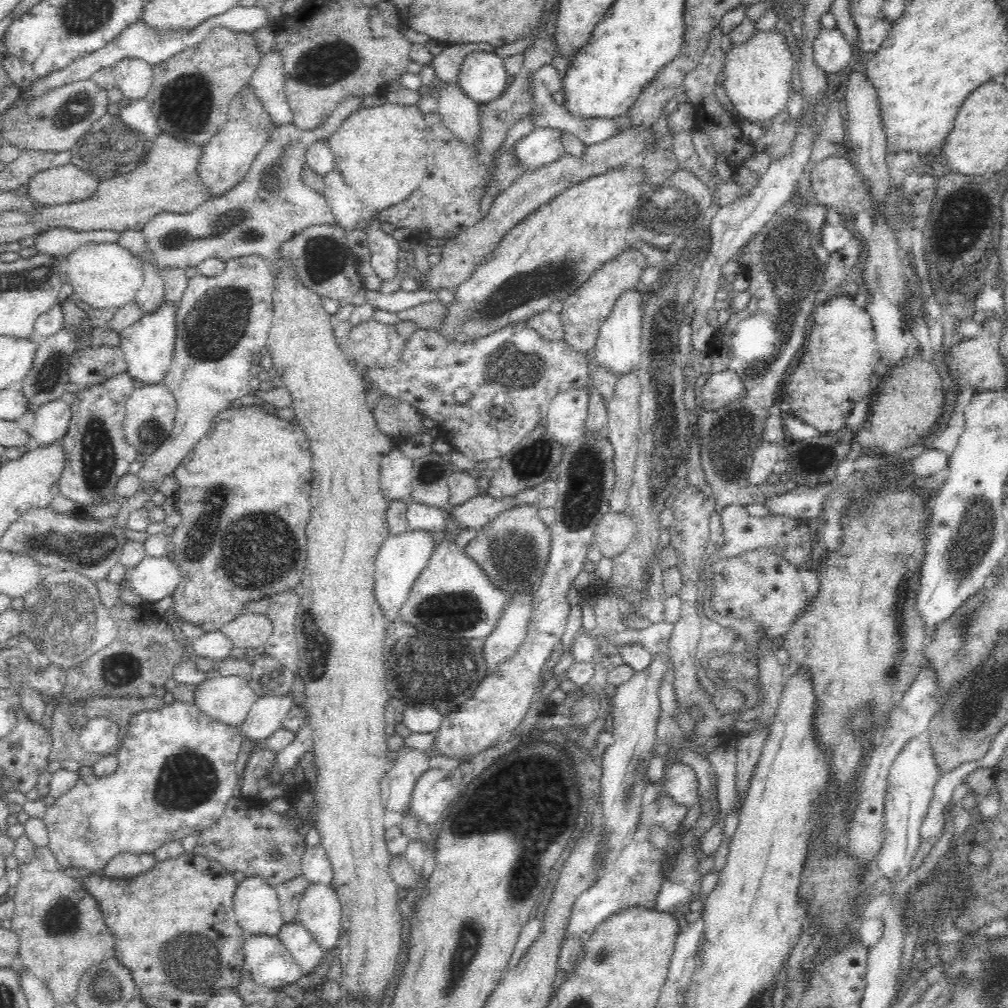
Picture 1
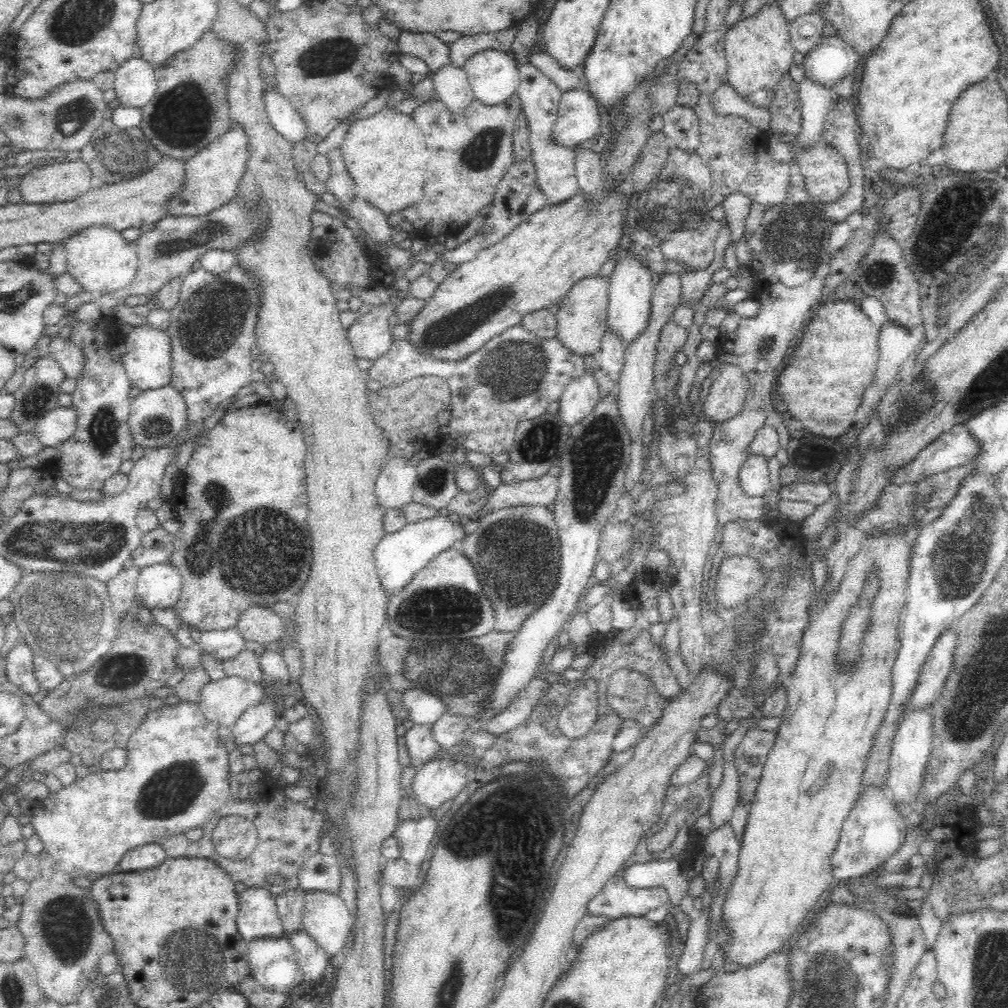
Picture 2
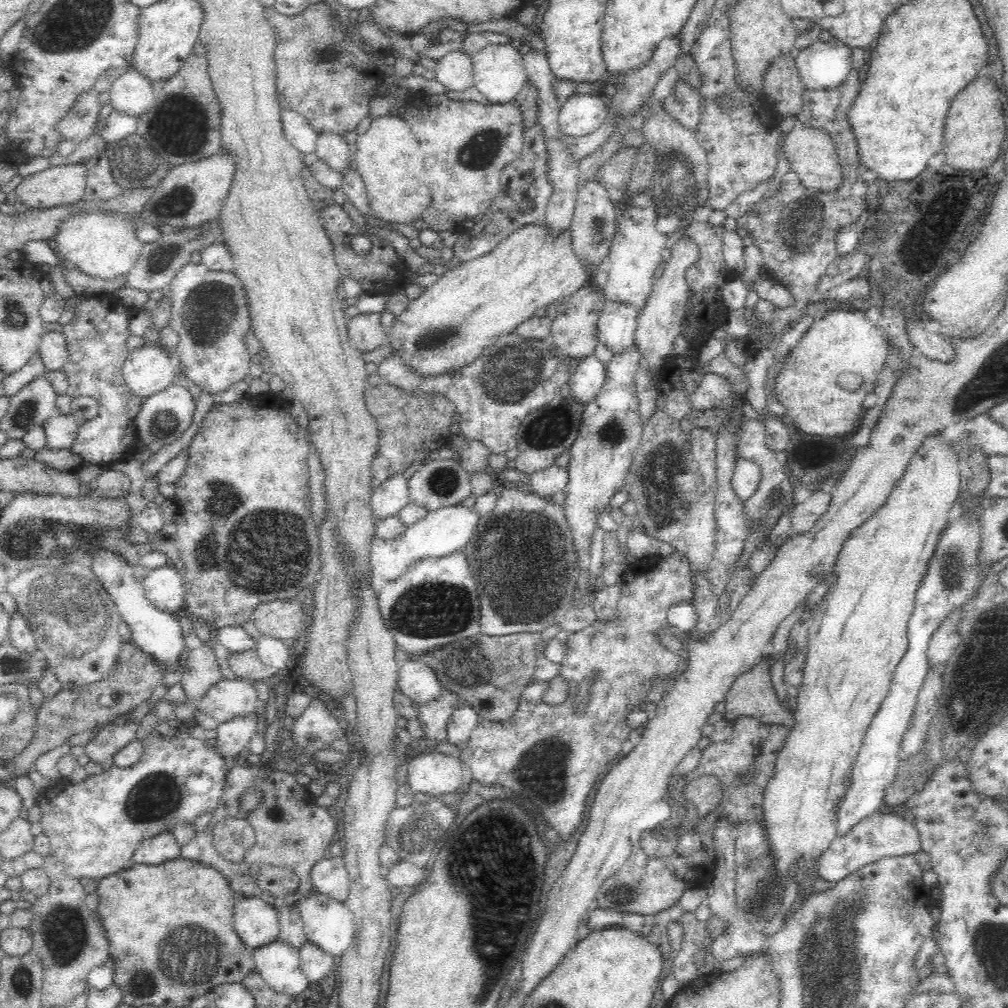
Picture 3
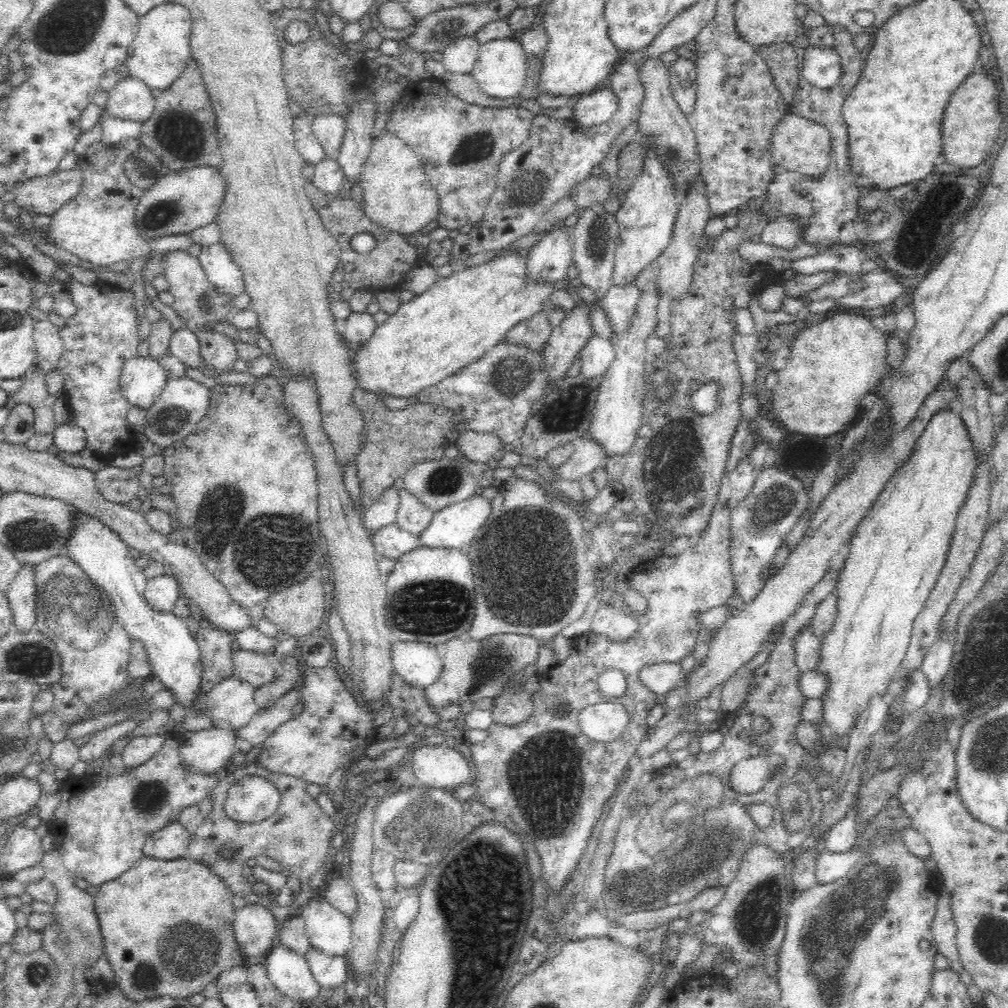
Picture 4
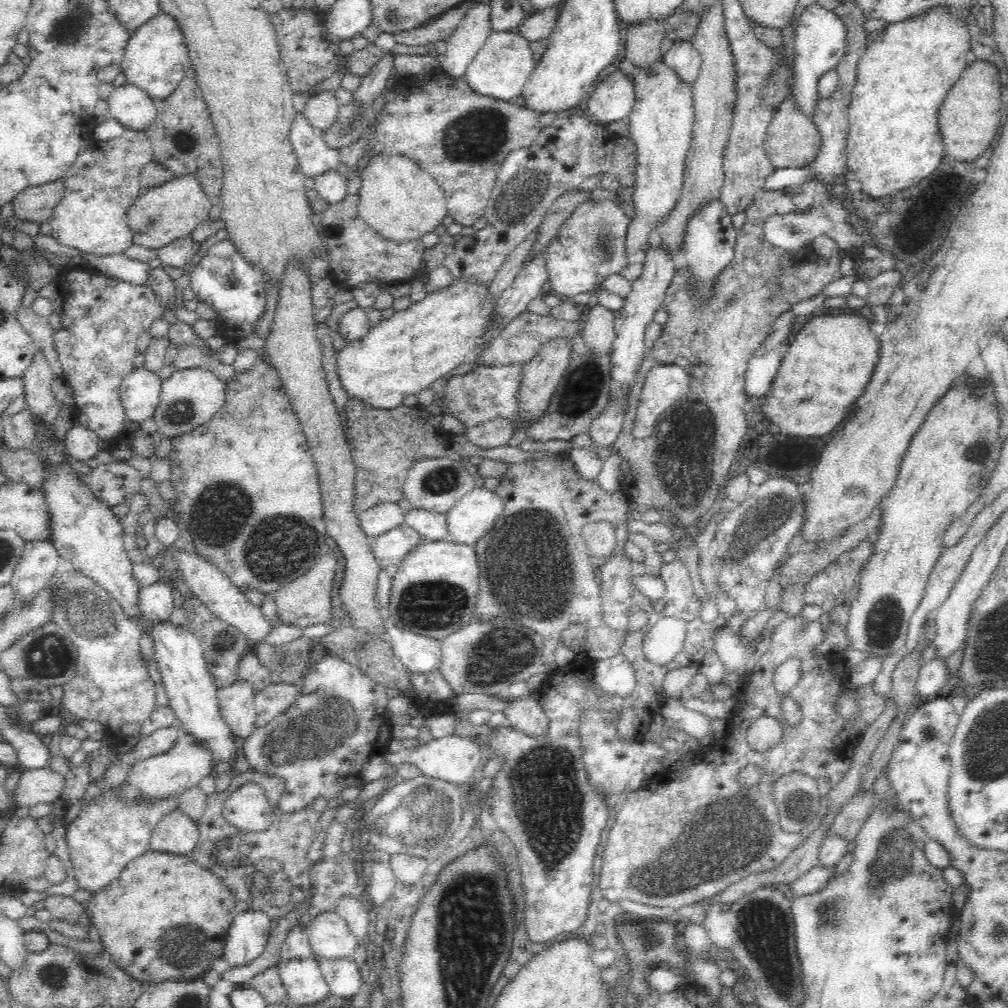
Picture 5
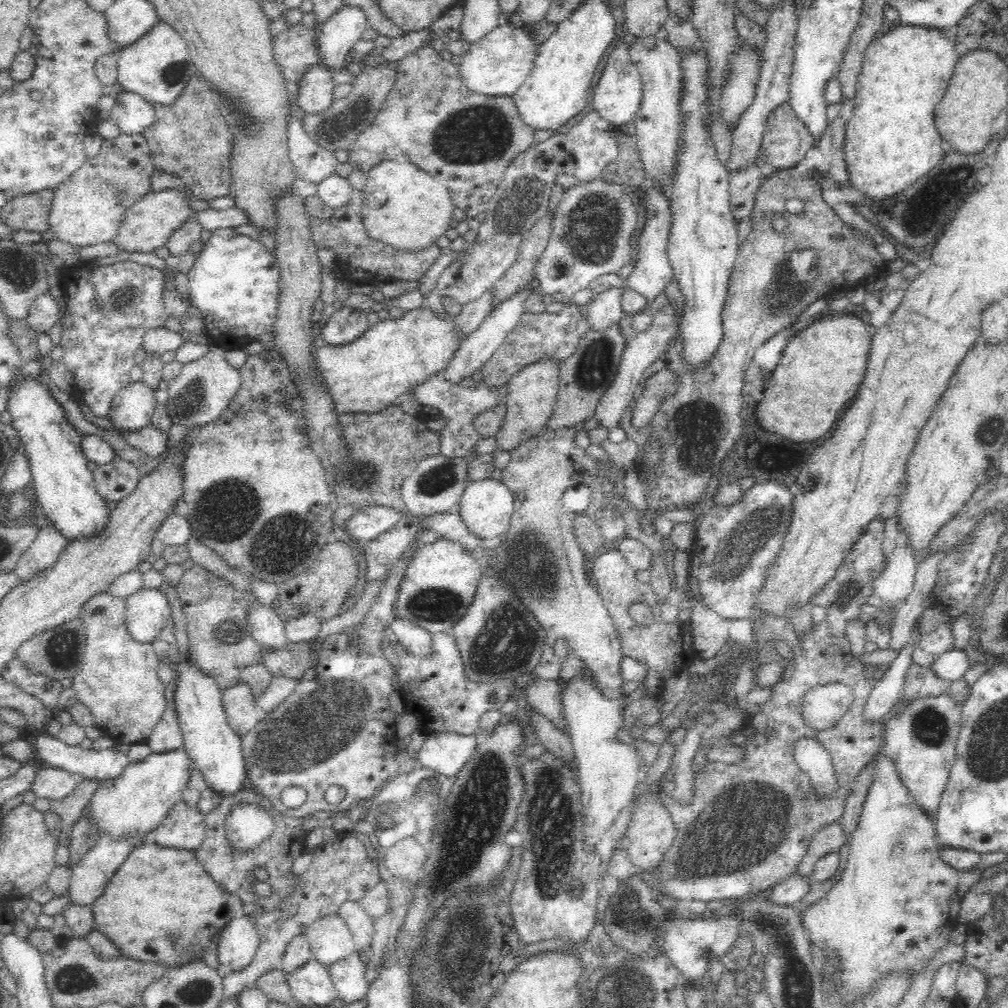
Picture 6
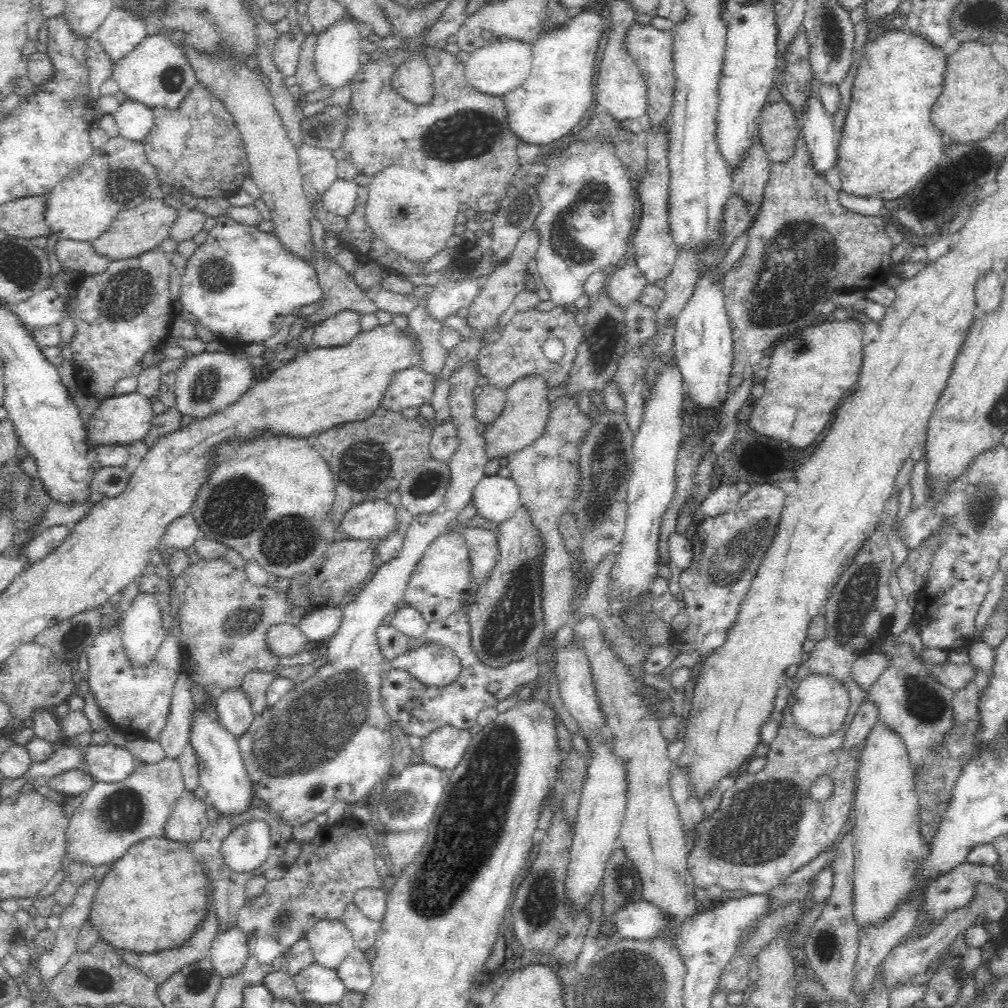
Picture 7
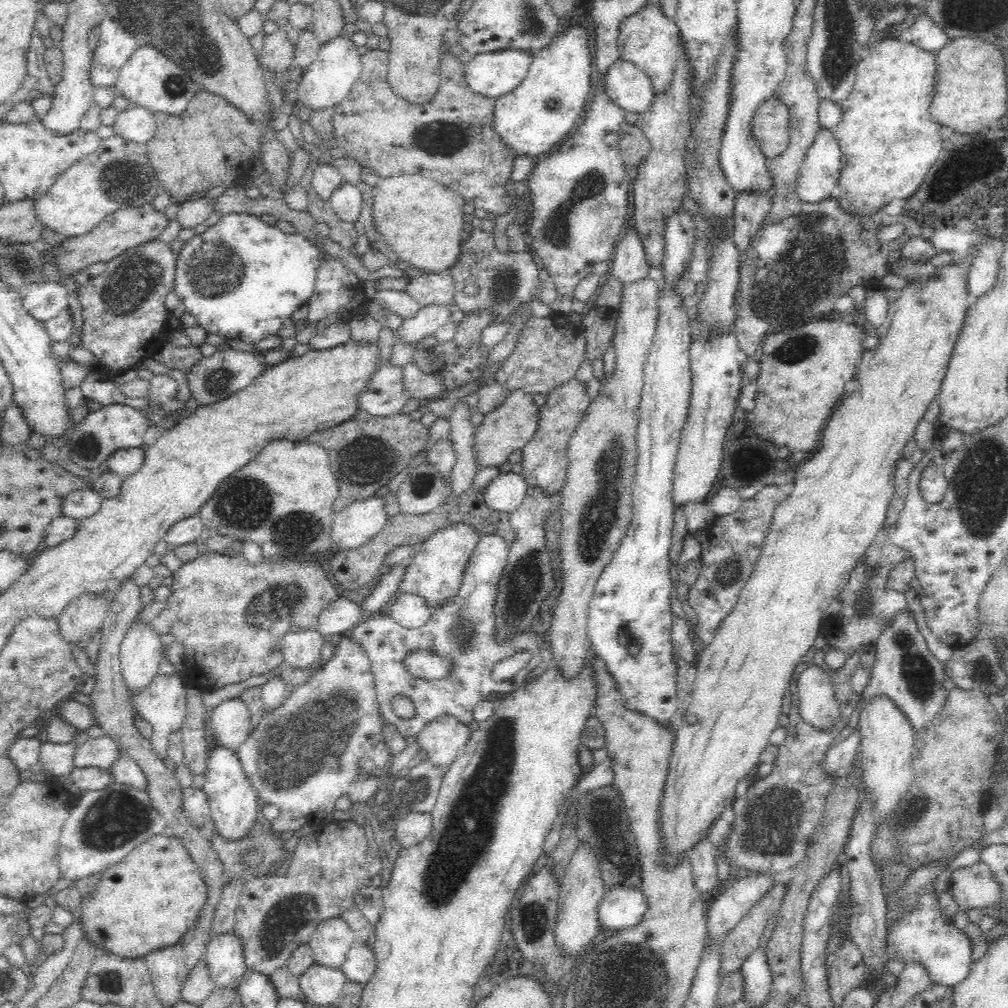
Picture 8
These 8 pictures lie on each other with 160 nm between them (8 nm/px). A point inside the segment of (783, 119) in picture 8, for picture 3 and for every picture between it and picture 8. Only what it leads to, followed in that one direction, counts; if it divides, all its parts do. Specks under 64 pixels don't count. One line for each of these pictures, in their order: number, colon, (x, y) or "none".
3: (811, 153)
4: (797, 144)
5: (792, 140)
6: (786, 141)
7: (776, 128)

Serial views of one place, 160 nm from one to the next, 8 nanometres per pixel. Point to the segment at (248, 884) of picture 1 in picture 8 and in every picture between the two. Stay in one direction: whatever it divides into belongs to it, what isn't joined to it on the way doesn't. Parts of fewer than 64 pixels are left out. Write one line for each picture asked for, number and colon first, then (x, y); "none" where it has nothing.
2: (257, 917)
3: (257, 923)
4: (255, 929)
5: (244, 941)
6: (238, 940)
7: (229, 950)
8: (224, 957)

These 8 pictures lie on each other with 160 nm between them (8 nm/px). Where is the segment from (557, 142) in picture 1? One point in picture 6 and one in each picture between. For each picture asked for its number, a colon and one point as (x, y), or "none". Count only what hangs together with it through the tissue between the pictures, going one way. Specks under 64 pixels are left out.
2: (578, 119)
3: (582, 114)
4: (599, 106)
5: (613, 99)
6: (617, 98)

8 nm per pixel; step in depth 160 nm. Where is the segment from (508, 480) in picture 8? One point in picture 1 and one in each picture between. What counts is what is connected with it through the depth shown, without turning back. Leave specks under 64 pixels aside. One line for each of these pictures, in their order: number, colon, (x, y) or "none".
1: (401, 558)
2: (398, 555)
3: (449, 528)
4: (455, 526)
5: (472, 516)
6: (487, 505)
7: (496, 498)

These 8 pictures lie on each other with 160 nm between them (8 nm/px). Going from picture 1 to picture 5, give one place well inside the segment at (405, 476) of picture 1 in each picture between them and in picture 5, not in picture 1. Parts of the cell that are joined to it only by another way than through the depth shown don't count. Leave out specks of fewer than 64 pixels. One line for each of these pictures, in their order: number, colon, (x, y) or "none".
2: (394, 486)
3: (387, 500)
4: (383, 512)
5: (375, 521)

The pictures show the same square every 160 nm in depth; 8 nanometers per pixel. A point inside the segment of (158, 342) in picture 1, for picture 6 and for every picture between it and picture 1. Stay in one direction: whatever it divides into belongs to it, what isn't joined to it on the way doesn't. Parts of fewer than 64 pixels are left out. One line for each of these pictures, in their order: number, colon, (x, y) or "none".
2: (147, 361)
3: (148, 369)
4: (142, 379)
5: (140, 392)
6: (131, 408)

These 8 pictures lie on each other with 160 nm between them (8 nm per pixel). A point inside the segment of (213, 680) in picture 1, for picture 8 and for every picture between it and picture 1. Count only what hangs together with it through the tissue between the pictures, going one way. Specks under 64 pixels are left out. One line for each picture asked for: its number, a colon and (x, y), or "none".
2: (223, 701)
3: (232, 697)
4: (231, 702)
5: (237, 702)
6: (239, 706)
7: (233, 710)
8: (230, 721)

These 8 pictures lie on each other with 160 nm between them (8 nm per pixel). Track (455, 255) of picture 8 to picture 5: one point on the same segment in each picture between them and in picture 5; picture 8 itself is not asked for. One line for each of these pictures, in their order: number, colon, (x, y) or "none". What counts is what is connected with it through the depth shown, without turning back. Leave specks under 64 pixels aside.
5: (401, 202)
6: (403, 207)
7: (404, 209)

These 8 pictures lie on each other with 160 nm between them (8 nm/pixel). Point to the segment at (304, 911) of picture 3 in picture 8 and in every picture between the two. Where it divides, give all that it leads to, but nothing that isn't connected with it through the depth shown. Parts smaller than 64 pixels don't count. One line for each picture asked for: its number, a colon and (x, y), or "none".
4: (329, 930)
5: (329, 936)
6: (330, 939)
7: (330, 941)
8: (330, 942)

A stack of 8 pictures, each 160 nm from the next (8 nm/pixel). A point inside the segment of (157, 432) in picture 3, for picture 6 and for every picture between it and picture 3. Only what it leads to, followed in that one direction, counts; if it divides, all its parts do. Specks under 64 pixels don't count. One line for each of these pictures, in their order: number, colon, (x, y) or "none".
4: (183, 402)
5: (191, 397)
6: (205, 387)

